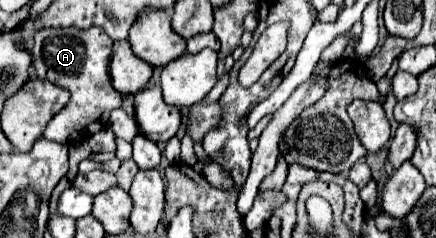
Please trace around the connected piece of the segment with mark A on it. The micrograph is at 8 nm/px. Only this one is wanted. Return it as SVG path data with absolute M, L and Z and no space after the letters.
M40 28L30 48L34 70L40 80L48 80L70 92L70 102L60 110L44 130L44 138L54 142L70 142L74 134L92 136L108 126L110 112L120 108L122 96L112 88L108 76L112 40L102 28Z

